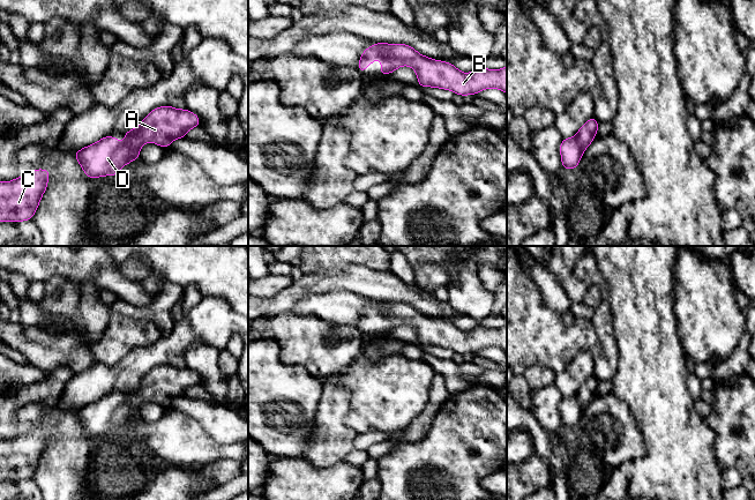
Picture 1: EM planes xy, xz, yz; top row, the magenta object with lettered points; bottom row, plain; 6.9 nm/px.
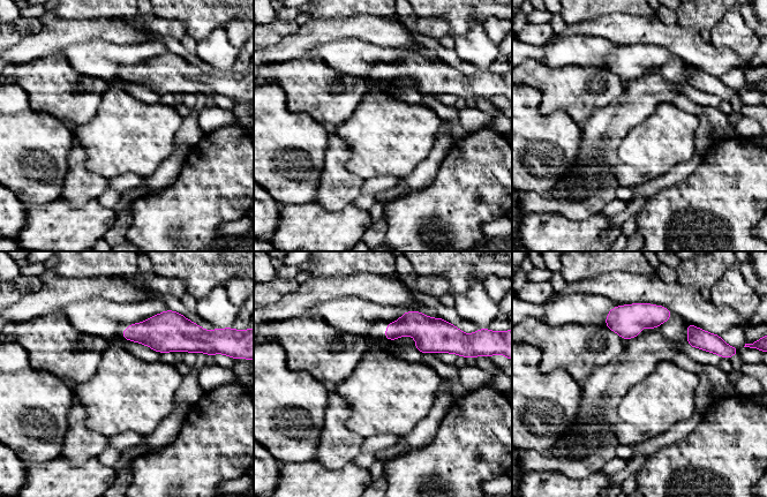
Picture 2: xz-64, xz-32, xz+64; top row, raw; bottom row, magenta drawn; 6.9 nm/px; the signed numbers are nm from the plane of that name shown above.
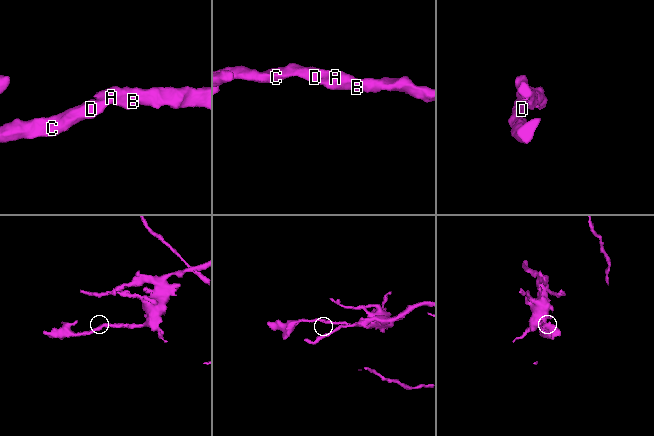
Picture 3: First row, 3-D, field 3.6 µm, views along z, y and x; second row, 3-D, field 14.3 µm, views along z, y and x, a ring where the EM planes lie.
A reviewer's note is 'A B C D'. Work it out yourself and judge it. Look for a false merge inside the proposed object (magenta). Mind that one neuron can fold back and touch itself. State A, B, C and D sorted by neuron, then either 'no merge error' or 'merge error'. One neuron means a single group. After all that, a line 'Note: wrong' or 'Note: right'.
A B C D | no merge error
Note: right

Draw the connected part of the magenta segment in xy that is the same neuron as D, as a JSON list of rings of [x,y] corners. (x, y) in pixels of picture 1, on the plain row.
[[[160,365],[152,368],[139,386],[127,389],[122,402],[113,395],[105,395],[74,411],[74,415],[92,439],[100,434],[115,435],[124,424],[140,416],[143,402],[155,401],[163,406],[170,405],[174,397],[186,396],[186,391],[200,382],[200,376],[187,367]]]

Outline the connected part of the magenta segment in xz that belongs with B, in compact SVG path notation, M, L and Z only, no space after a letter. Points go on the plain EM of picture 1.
M376 301L364 309L358 329L364 331L367 324L379 316L383 318L380 334L391 333L403 323L411 324L417 330L420 345L448 348L461 355L474 353L489 346L507 351L507 324L499 329L479 324L472 331L464 333L453 322L424 315L405 303Z

